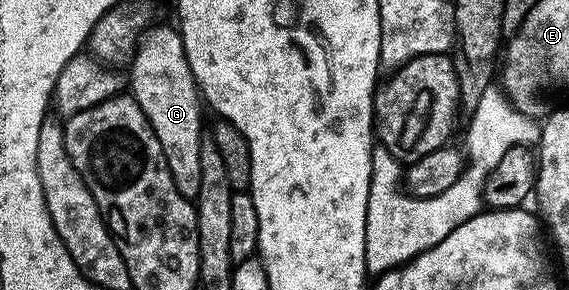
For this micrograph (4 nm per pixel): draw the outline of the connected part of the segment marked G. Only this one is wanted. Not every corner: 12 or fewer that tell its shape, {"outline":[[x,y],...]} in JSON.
{"outline":[[177,27],[138,38],[128,88],[180,194],[200,194],[204,101]]}

